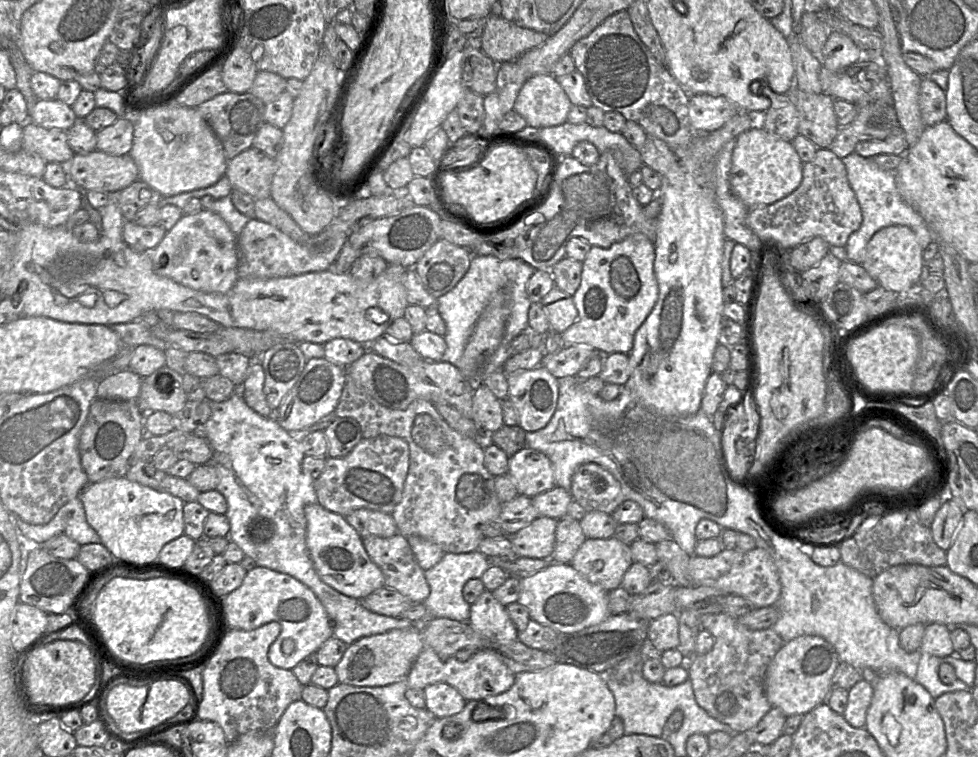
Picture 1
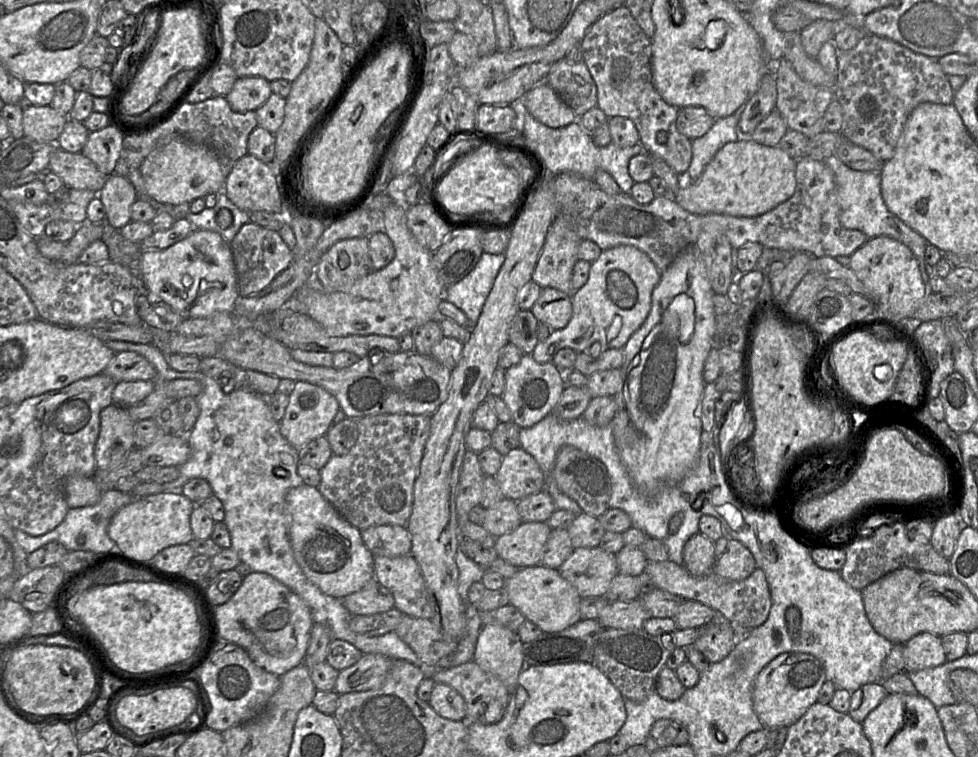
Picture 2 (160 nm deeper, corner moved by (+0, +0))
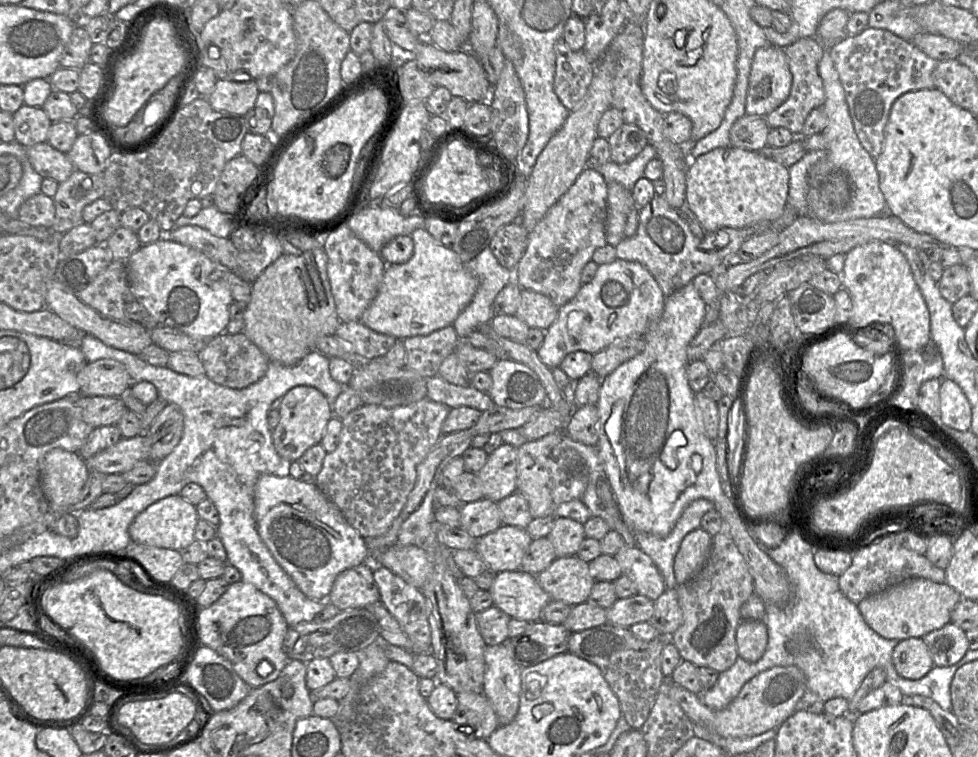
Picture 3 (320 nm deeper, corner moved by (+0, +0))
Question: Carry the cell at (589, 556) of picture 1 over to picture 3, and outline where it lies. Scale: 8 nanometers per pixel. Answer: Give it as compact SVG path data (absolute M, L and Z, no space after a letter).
M576 555L557 557L537 580L552 601L571 606L586 602L596 582L588 563Z

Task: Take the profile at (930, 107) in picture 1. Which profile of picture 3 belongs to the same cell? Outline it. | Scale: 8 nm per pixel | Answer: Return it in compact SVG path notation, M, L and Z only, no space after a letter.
M869 27L857 35L844 37L827 49L839 74L855 133L866 151L876 159L883 150L884 128L892 104L906 92L935 88L932 74L939 61L926 55L911 41L904 40L888 30Z

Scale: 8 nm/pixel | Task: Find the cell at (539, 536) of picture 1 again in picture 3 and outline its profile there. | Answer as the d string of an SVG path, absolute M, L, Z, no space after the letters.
M501 525L477 539L474 550L493 573L520 570L522 559L532 542L523 528Z

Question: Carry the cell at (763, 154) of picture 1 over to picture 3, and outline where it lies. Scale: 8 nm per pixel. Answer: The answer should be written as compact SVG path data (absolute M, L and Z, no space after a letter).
M735 147L715 148L695 159L689 159L686 169L686 203L707 232L724 227L744 228L759 221L774 221L783 214L787 203L788 168L758 151Z

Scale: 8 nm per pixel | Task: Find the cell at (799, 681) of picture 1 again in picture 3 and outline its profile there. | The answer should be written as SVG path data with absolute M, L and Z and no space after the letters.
M775 666L751 678L740 690L737 697L724 709L711 710L700 698L687 689L674 683L669 696L686 713L695 725L704 725L712 732L731 738L740 738L762 734L777 729L795 711L800 699L807 691L807 679L797 666Z

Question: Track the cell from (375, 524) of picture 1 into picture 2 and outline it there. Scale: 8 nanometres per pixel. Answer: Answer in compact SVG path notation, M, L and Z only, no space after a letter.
M379 525L360 531L365 546L374 556L398 557L411 552L411 537L405 526Z

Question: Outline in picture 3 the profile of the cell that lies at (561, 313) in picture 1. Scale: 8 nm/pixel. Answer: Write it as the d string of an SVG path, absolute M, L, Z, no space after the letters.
M522 288L520 304L515 316L529 328L547 330L556 319L558 309L559 307L545 295Z

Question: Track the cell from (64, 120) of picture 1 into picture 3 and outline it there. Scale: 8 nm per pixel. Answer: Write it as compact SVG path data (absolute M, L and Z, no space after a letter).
M23 104L14 114L15 141L28 148L46 142L52 121L42 107Z

